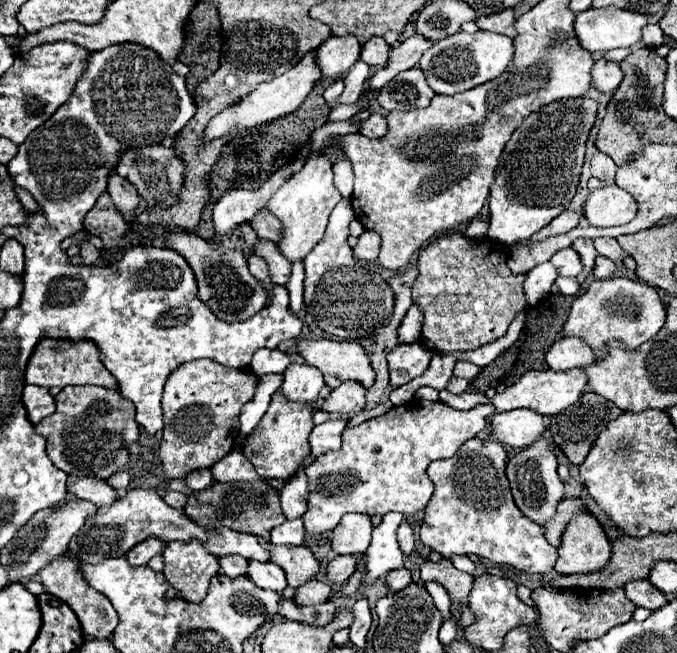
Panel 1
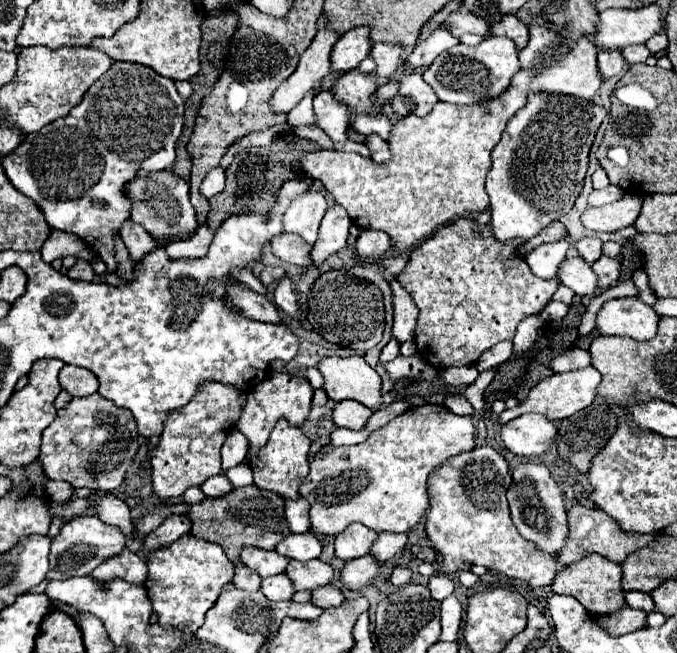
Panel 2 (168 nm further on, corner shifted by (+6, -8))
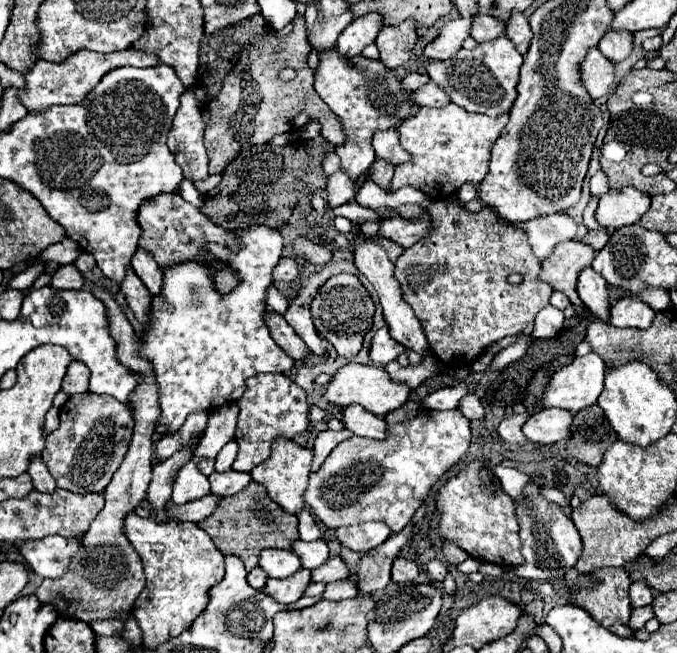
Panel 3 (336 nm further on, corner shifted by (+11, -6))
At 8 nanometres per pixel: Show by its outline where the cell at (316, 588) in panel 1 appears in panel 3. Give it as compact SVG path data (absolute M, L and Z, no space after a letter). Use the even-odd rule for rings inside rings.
M339 580L339 582L327 584L323 598L327 598L327 600L343 600L343 598L353 598L357 594L359 594L359 590L357 590L355 582L351 582L351 580Z

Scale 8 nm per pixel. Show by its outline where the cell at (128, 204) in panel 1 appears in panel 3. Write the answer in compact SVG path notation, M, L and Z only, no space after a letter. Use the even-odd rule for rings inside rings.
M137 250L131 266L135 270L135 274L141 278L141 282L147 286L147 290L157 296L161 294L161 286L163 286L163 272L159 270L157 262L153 262L153 258L149 258L149 254L145 254L145 250Z

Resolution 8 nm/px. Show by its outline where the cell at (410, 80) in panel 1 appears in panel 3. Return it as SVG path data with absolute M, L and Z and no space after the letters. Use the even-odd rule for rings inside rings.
M429 82L427 86L423 86L423 88L413 92L413 102L417 106L435 106L435 108L441 108L441 106L451 104L451 98L449 98L449 94L443 88L439 88L437 84Z

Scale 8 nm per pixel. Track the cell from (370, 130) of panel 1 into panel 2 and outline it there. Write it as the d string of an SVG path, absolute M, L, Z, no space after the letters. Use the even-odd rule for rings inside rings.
M368 134L366 136L366 142L364 142L370 150L370 156L376 160L376 162L386 162L390 158L390 150L388 150L388 142L382 140L380 136L376 134Z

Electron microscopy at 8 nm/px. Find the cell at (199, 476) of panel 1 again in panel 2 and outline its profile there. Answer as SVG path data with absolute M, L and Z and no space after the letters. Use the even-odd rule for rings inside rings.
M218 474L218 476L212 476L210 480L206 480L200 490L208 496L208 498L220 498L224 494L228 494L232 490L232 484L226 482L226 476L224 474Z

